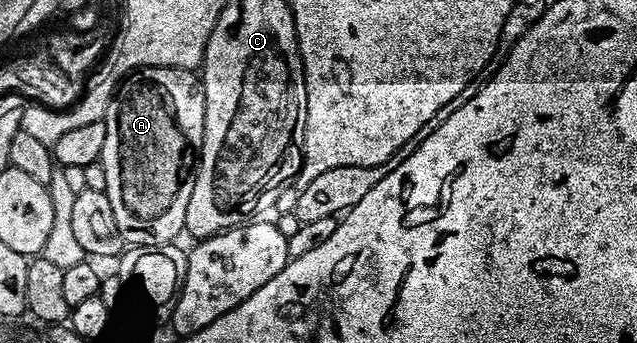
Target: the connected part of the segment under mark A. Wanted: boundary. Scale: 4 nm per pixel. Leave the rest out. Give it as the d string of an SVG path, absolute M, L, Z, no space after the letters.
M176 66L142 67L119 83L103 123L105 148L101 161L105 168L105 190L124 243L128 247L174 243L178 239L175 237L185 230L185 208L189 208L189 196L193 196L195 171L203 148L205 92L200 75Z

